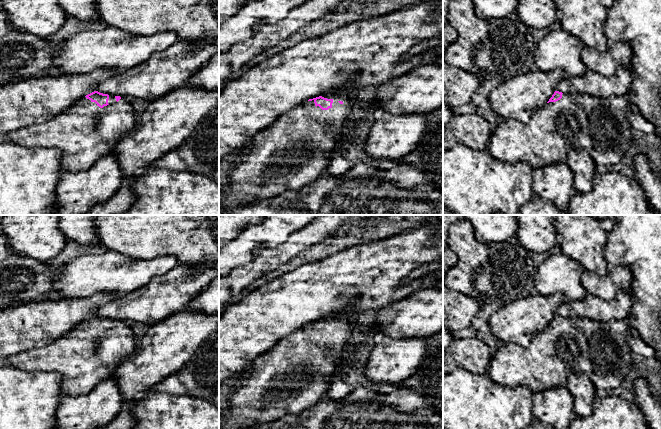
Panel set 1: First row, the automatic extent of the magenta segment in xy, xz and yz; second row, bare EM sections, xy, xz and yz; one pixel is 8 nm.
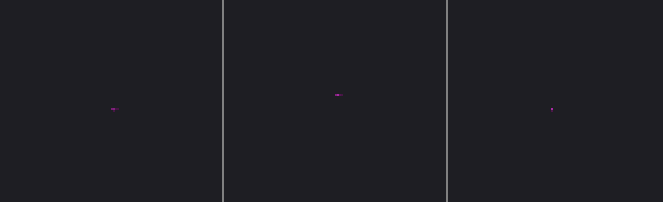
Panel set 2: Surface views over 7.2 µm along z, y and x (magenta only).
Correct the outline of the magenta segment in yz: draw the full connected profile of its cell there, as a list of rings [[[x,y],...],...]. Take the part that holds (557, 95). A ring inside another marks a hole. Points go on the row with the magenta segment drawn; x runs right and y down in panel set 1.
[[[555,91],[549,101],[531,115],[527,123],[513,119],[499,118],[493,128],[487,151],[497,160],[514,164],[526,162],[533,168],[566,162],[571,149],[582,149],[589,153],[595,164],[613,166],[623,161],[625,152],[630,148],[632,127],[628,113],[633,105],[627,95],[601,98],[587,94],[564,94]]]

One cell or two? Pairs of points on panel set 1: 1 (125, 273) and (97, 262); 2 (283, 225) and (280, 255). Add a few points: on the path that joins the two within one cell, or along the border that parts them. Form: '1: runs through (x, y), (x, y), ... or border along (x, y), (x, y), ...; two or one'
1: runs through (118, 273), (107, 272), (104, 269); one
2: border along (301, 230), (293, 232), (277, 245), (258, 247); two

